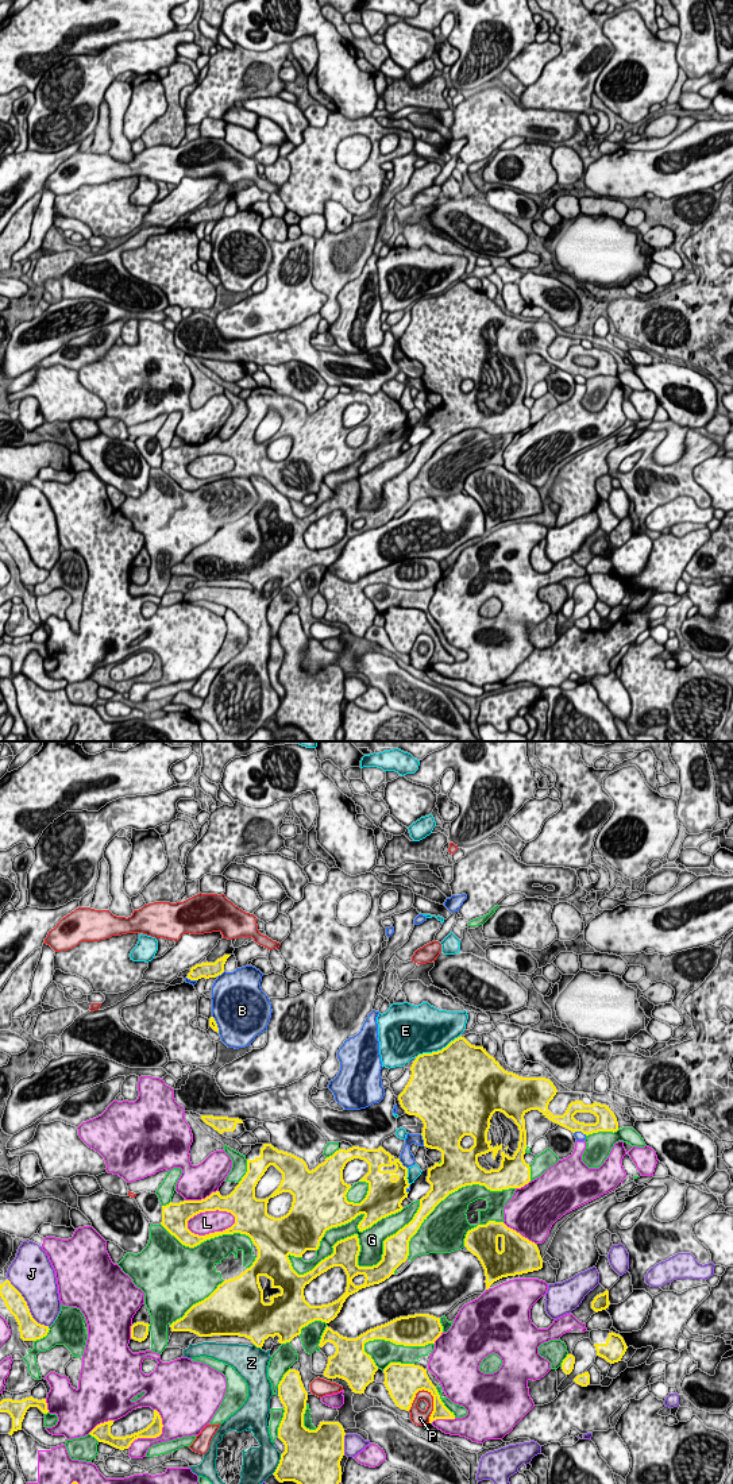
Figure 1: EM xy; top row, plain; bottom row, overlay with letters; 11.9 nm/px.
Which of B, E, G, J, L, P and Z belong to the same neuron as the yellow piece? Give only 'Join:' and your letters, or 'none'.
Join: Z

